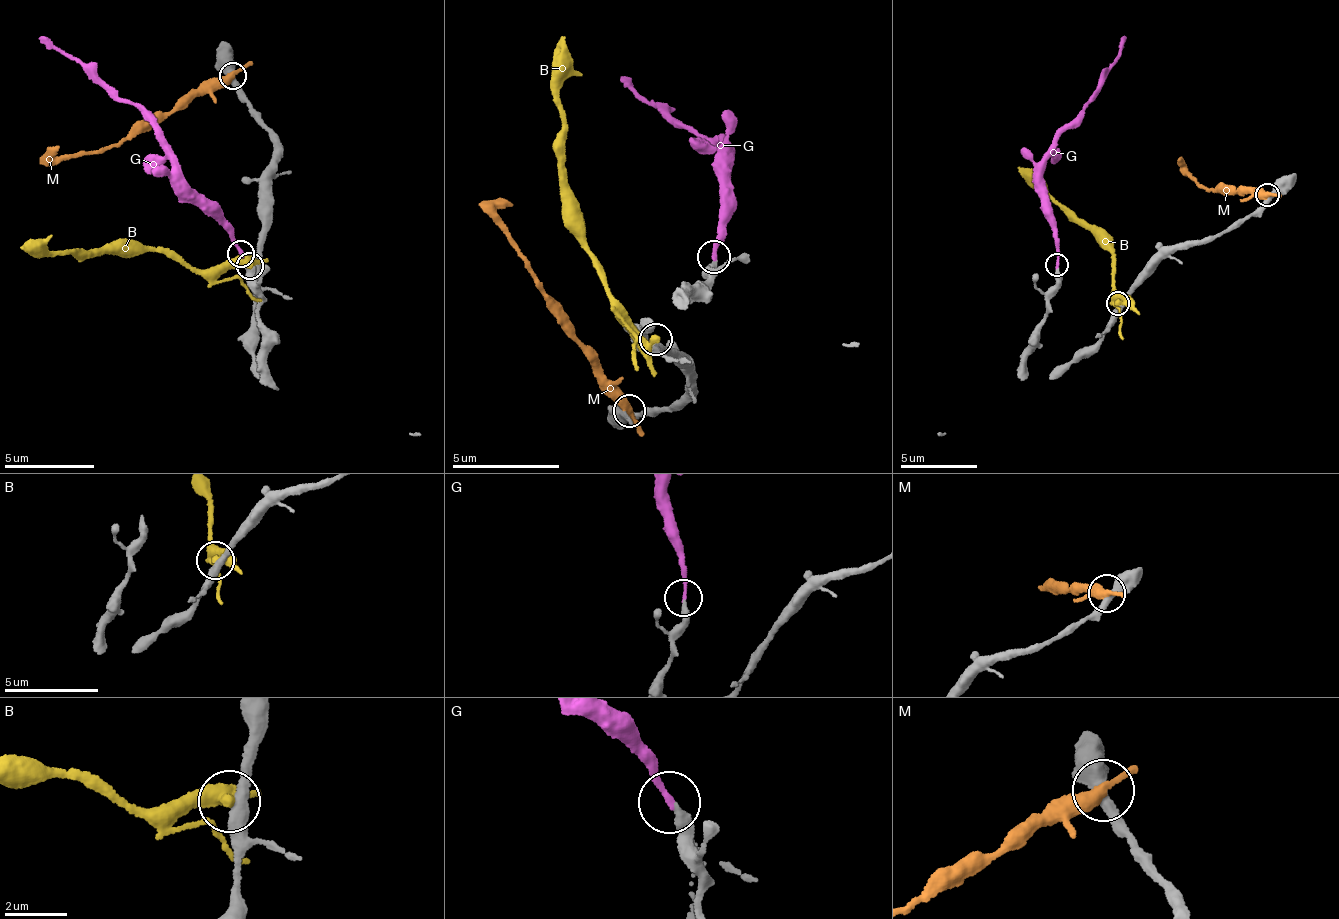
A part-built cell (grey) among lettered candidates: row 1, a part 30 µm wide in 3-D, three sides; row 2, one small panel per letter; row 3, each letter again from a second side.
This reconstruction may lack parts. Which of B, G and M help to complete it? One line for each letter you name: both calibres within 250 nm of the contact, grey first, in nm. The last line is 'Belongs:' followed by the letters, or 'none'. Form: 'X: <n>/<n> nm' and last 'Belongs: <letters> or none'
G: 320/190 nm
Belongs: G

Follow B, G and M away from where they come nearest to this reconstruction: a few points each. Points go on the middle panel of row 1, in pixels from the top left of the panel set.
B: (657, 340), (641, 339), (613, 302), (586, 248), (567, 181), (558, 62), (564, 34)
G: (713, 254), (733, 214), (721, 158), (729, 152), (720, 137), (698, 138), (658, 113), (624, 76)
M: (629, 411), (563, 304), (541, 291), (501, 215), (512, 203)

